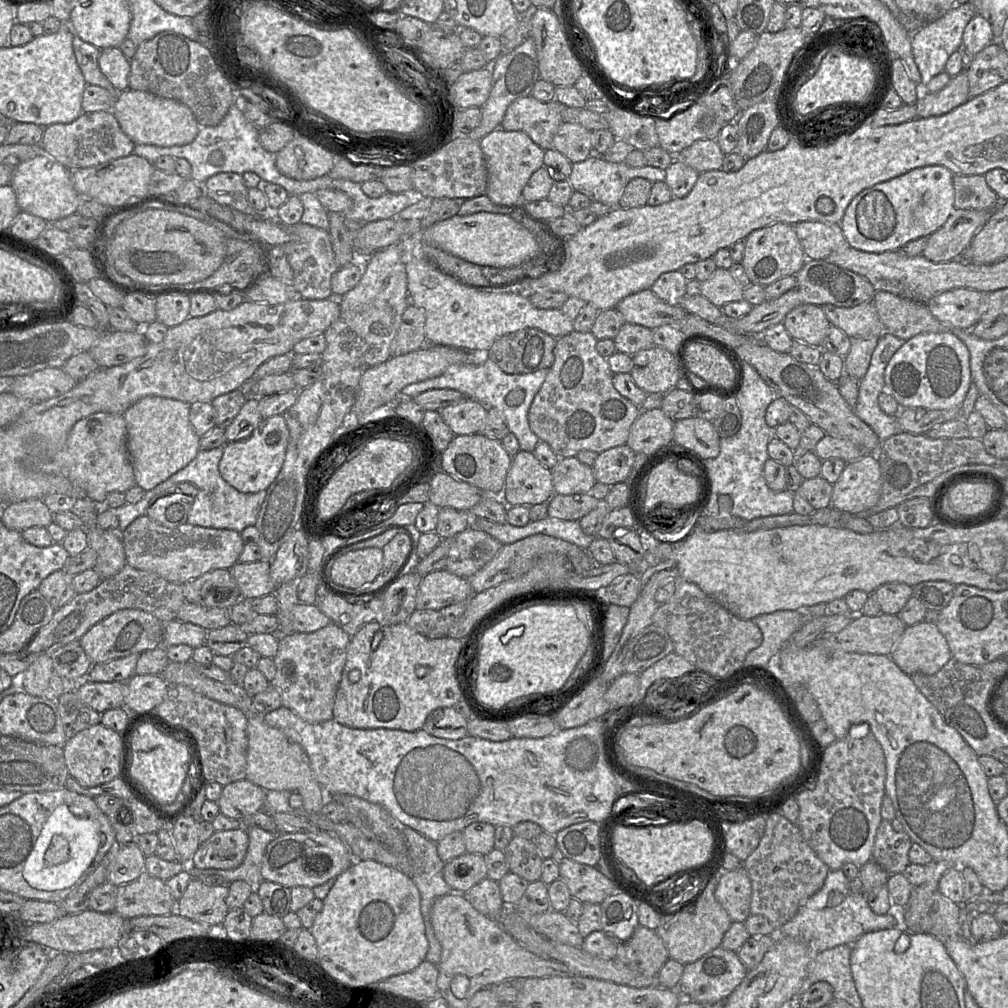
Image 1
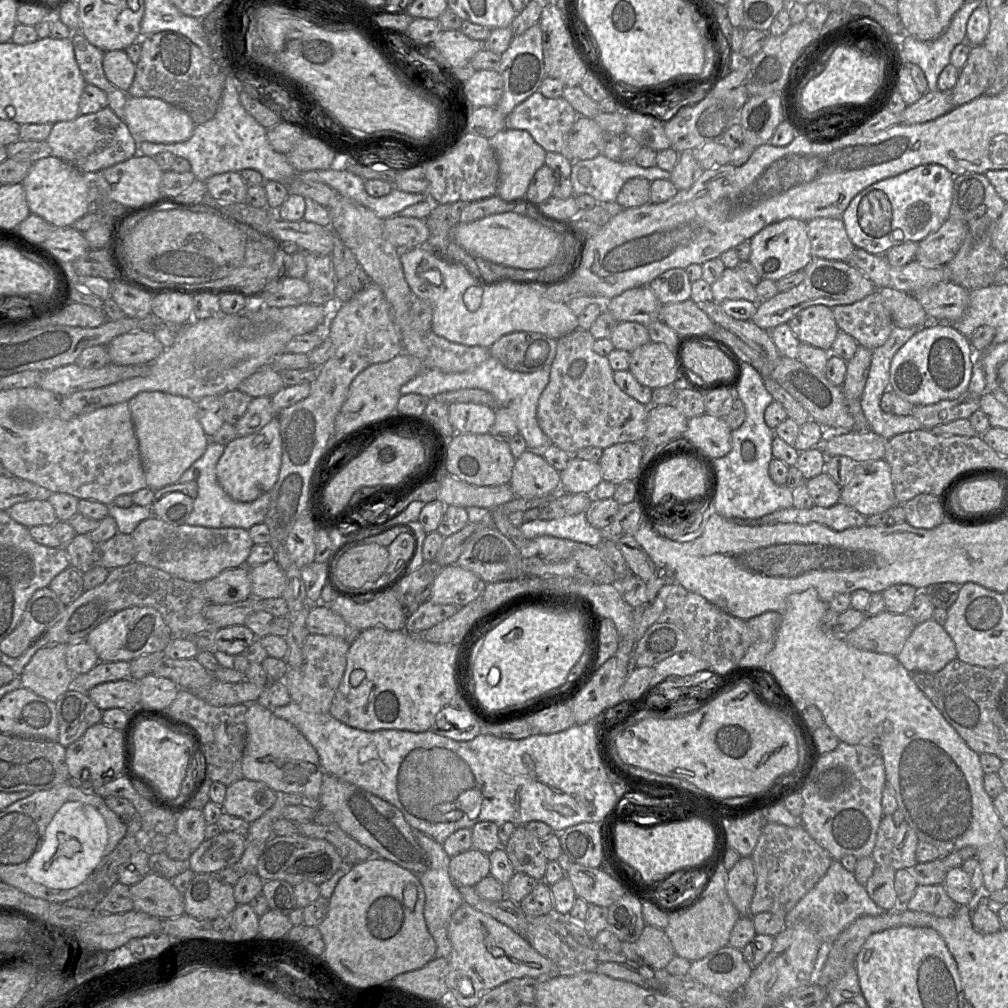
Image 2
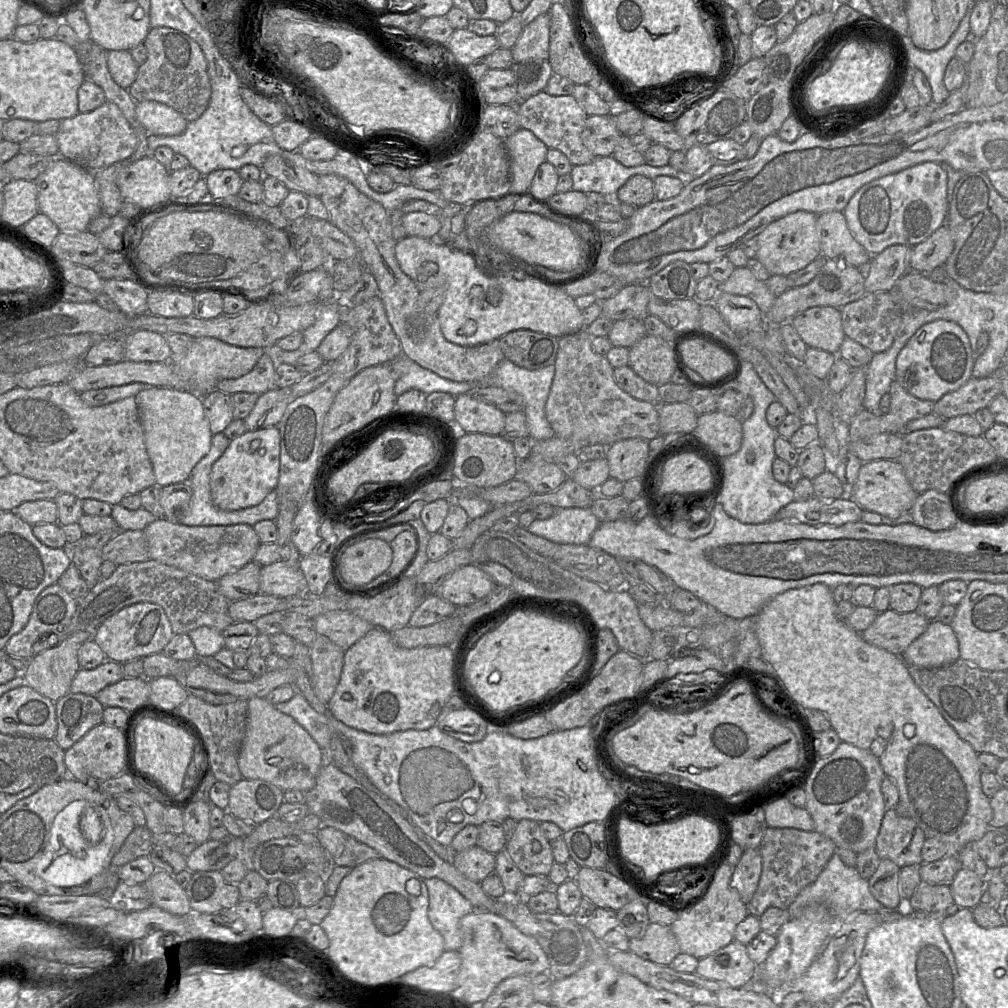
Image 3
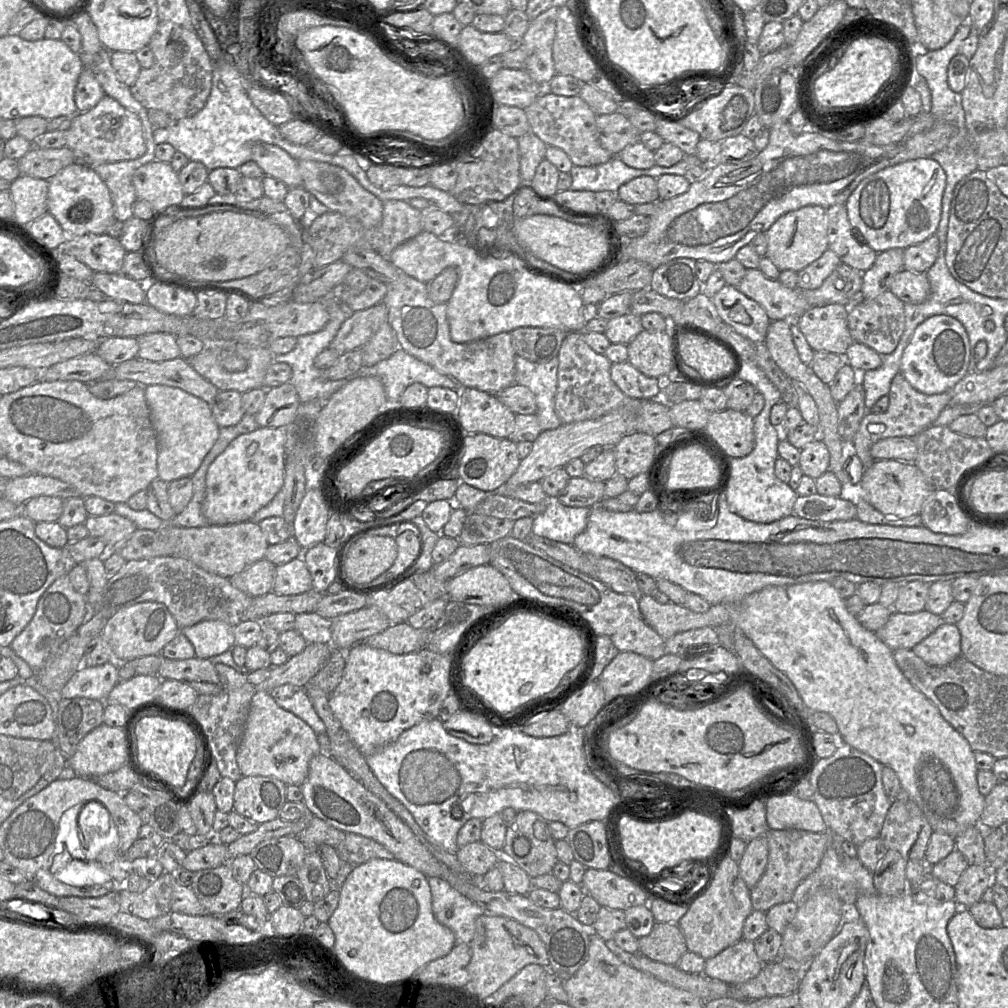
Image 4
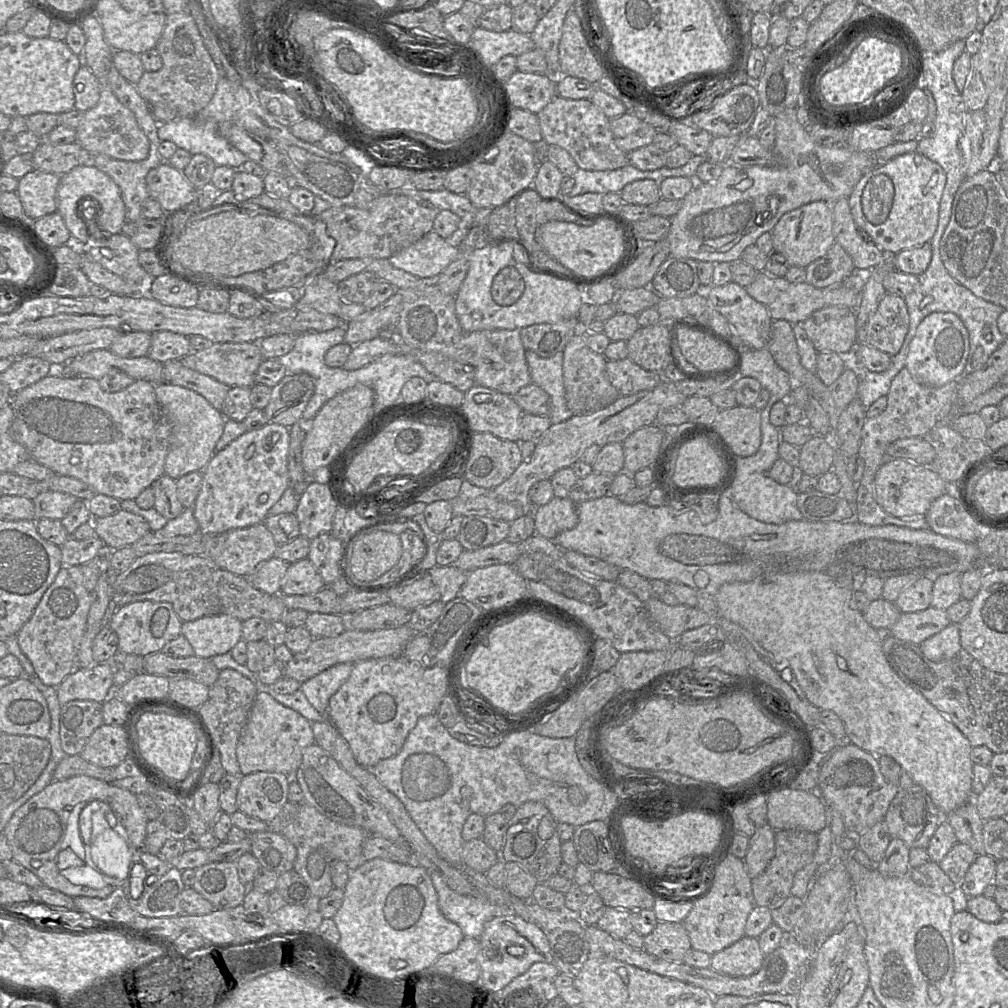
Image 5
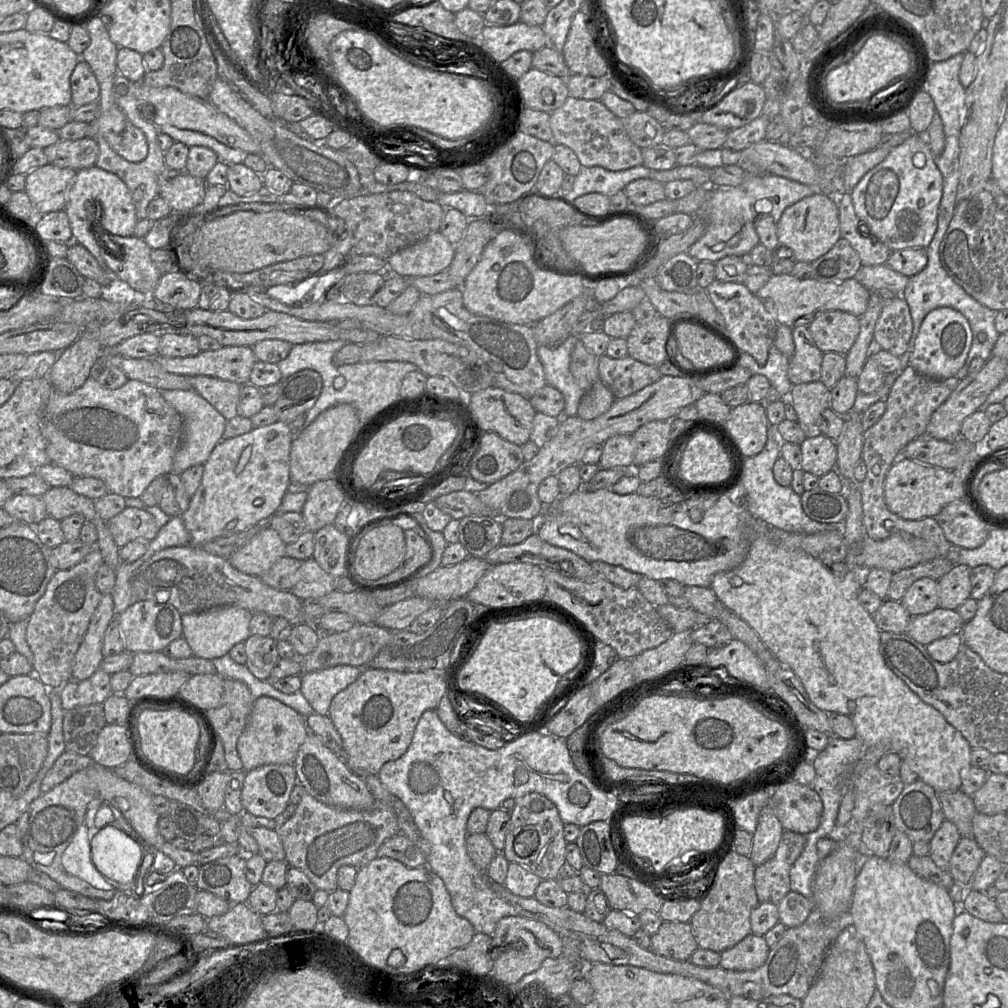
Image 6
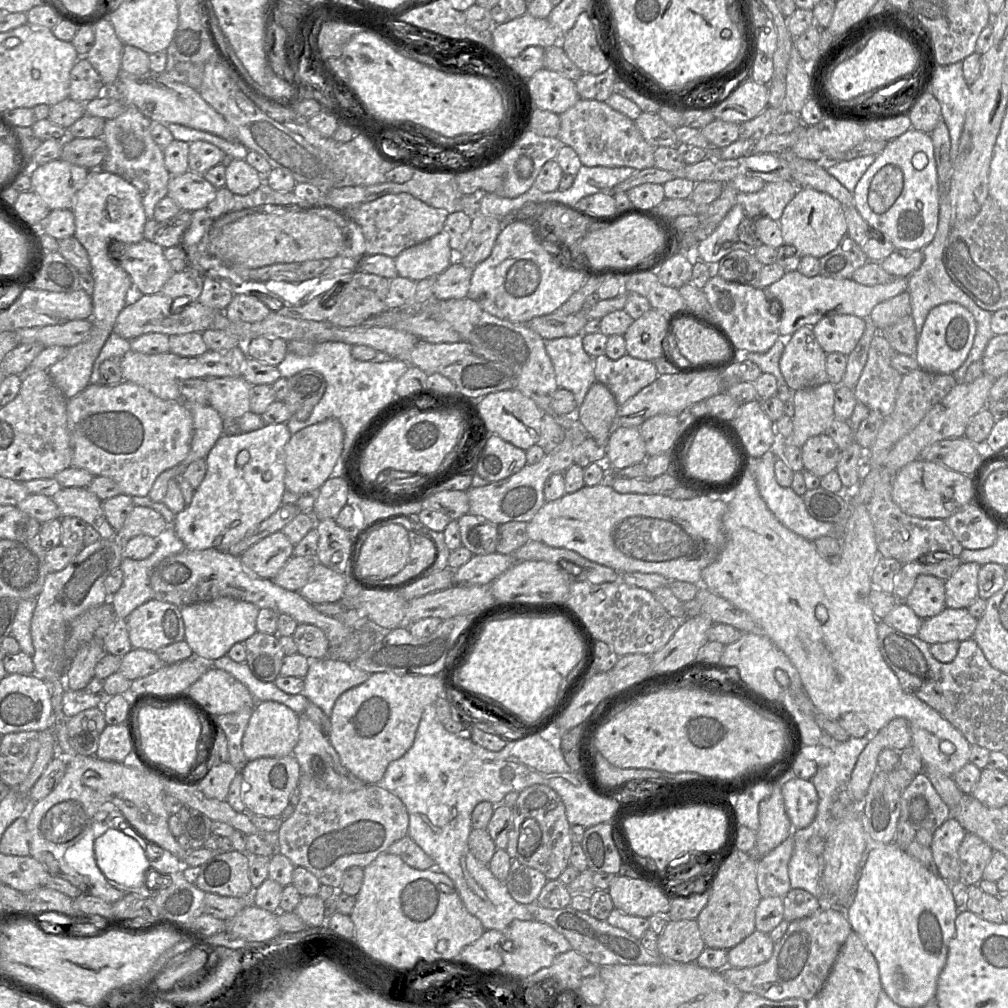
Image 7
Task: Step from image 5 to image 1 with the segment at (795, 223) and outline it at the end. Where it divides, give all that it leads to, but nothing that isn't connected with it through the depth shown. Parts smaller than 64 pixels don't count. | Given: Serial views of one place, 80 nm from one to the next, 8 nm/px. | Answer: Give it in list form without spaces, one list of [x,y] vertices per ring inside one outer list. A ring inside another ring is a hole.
[[[777,222],[752,230],[745,237],[745,250],[741,264],[753,284],[767,286],[774,281],[796,274],[807,258],[793,225]]]

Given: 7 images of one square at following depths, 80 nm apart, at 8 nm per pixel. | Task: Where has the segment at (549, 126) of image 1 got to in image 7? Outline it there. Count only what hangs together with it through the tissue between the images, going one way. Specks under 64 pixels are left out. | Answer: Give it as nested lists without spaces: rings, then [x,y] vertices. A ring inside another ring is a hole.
[[[579,99],[574,106],[560,114],[560,119],[558,138],[577,153],[583,166],[631,167],[636,170],[655,166],[654,150],[657,147],[643,138],[633,120],[612,109],[606,102]]]

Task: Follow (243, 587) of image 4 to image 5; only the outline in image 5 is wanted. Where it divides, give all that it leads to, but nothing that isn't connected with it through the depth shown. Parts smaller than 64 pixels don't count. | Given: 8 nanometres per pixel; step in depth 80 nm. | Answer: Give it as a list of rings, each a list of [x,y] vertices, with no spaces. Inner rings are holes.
[[[274,556],[260,563],[250,575],[244,577],[252,586],[267,594],[280,594],[282,579],[290,564]]]

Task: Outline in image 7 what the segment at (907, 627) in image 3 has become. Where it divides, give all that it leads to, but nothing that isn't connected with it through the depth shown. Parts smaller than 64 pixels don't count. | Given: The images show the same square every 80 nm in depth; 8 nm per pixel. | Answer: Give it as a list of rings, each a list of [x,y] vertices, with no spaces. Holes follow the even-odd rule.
[[[946,607],[940,614],[923,619],[918,637],[929,645],[972,639],[978,619],[966,608]]]

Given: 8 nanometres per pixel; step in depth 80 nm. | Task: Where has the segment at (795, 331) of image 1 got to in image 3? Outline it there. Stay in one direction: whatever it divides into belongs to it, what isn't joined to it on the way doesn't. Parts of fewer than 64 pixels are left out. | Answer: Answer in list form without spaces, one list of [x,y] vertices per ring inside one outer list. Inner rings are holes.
[[[815,306],[789,321],[807,347],[838,354],[846,334],[839,308]]]

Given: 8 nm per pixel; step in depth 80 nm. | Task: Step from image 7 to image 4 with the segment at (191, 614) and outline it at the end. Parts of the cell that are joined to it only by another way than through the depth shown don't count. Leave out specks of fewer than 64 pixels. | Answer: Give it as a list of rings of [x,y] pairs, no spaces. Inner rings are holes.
[[[205,620],[181,629],[192,643],[197,658],[211,658],[235,645],[233,627],[221,620]]]

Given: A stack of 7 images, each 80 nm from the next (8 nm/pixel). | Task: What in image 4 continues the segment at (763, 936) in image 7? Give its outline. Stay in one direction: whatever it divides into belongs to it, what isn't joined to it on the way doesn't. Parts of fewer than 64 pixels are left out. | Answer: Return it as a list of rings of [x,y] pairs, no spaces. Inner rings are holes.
[[[741,939],[706,960],[703,974],[729,985],[737,985],[756,977],[764,963],[758,957],[754,942]]]

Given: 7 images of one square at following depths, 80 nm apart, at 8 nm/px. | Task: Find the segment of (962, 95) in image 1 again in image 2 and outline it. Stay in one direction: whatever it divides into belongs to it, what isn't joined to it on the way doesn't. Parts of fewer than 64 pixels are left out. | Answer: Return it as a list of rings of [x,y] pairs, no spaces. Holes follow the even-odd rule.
[[[927,91],[901,113],[901,124],[920,124],[937,119],[954,108],[951,91]]]

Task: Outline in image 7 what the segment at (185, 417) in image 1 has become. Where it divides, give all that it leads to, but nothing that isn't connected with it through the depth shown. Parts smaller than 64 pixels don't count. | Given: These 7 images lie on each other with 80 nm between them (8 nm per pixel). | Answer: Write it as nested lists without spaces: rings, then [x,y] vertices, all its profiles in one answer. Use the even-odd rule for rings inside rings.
[[[180,400],[193,418],[194,433],[188,456],[179,464],[188,466],[197,459],[205,459],[223,434],[223,417],[210,405]]]

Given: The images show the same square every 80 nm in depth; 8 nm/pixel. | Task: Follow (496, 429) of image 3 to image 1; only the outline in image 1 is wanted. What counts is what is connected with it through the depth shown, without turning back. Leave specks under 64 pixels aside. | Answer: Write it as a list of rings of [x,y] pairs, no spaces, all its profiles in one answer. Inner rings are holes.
[[[465,398],[443,408],[440,414],[455,436],[479,433],[484,427],[487,411],[480,402]]]

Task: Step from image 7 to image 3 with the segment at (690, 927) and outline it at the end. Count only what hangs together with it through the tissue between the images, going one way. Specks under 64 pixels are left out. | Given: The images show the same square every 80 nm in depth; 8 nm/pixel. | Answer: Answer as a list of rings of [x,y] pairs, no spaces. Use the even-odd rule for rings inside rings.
[[[650,923],[642,938],[631,939],[629,951],[659,965],[669,966],[681,953],[671,926]]]

